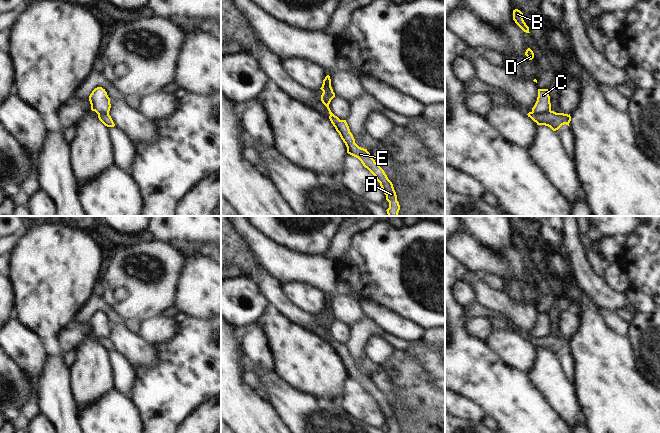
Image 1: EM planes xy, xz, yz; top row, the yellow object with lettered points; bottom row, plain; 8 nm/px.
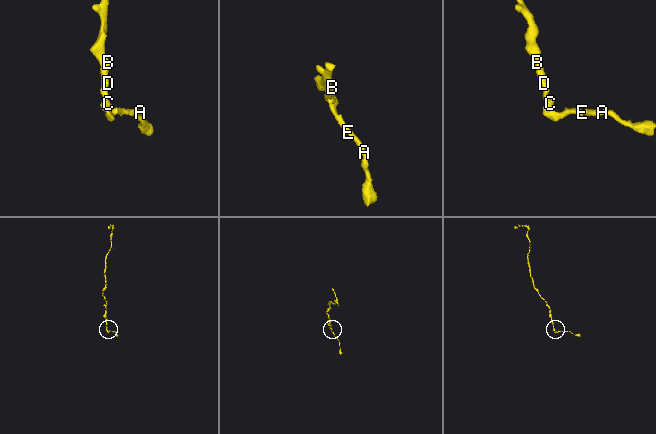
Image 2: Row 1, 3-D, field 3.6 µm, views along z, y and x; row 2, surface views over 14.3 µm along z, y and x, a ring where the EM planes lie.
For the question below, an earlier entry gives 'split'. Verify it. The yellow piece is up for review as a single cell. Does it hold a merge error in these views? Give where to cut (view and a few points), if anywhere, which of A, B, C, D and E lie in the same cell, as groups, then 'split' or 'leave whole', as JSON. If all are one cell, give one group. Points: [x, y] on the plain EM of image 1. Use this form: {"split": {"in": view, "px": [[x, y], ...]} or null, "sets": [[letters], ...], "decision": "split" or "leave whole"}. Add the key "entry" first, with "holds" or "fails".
{"entry": "holds", "split": {"in": "yz", "px": [[550, 334], [539, 338], [532, 336]]}, "sets": [["A", "E"], ["B", "C", "D"]], "decision": "split"}

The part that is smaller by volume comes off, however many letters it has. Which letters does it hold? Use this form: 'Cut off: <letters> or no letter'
Cut off: A, E

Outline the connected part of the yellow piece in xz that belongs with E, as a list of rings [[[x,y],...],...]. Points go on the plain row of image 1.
[[[324,313],[321,319],[321,325],[327,331],[330,338],[329,343],[335,351],[336,355],[339,357],[341,363],[345,367],[347,371],[347,377],[358,382],[363,390],[375,400],[376,404],[380,407],[384,418],[386,419],[386,424],[389,426],[388,433],[400,433],[393,408],[388,403],[384,394],[375,386],[367,373],[361,372],[355,367],[355,363],[350,356],[346,344],[340,344],[331,336],[329,328],[334,321],[335,317],[333,316],[333,314],[330,315],[328,313]]]

